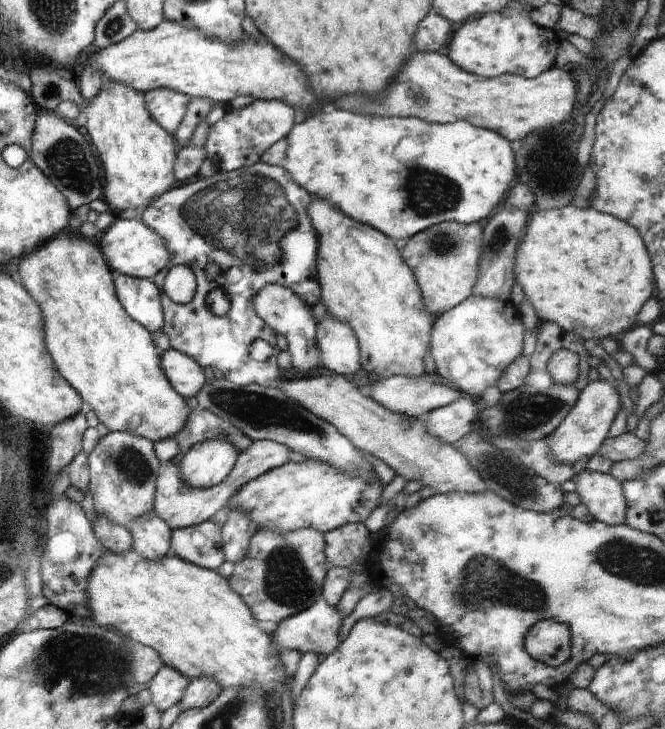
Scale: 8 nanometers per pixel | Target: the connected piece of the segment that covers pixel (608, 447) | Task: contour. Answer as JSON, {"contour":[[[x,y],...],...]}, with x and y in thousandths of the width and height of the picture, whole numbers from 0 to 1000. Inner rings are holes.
{"contour":[[[943,591],[932,598],[913,599],[907,609],[902,609],[902,615],[896,617],[895,623],[902,623],[922,635],[929,635],[935,631],[959,628],[968,617],[971,617],[968,604]]]}

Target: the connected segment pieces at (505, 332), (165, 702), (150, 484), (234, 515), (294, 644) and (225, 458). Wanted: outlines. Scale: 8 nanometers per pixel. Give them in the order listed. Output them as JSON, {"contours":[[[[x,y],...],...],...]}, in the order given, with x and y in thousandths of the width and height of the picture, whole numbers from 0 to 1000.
{"contours":[[[[707,405],[674,428],[654,433],[650,453],[647,453],[645,477],[656,498],[657,519],[692,535],[699,543],[708,543],[723,551],[725,538],[737,529],[747,529],[749,519],[785,486],[789,453],[782,425],[768,413],[755,414],[743,409]]],[[[244,912],[244,916],[229,930],[223,944],[226,955],[229,955],[229,966],[244,978],[253,974],[274,960],[277,947],[283,944],[286,934],[283,927],[271,925],[268,919]]],[[[165,591],[144,609],[141,617],[131,623],[135,647],[134,674],[138,689],[149,708],[156,708],[198,727],[198,716],[230,700],[235,657],[239,650],[241,631],[232,623],[232,609],[220,601],[180,591]]],[[[349,697],[334,723],[334,757],[343,771],[358,771],[373,760],[376,738],[385,733],[388,719],[361,697]]],[[[486,820],[475,824],[466,834],[418,853],[418,860],[406,870],[412,886],[423,893],[451,892],[454,896],[472,894],[472,897],[492,897],[502,894],[511,879],[511,859],[514,859],[514,842],[505,833],[496,831]]],[[[340,601],[292,609],[274,626],[271,647],[286,669],[319,669],[334,664],[349,647],[361,617]]]]}

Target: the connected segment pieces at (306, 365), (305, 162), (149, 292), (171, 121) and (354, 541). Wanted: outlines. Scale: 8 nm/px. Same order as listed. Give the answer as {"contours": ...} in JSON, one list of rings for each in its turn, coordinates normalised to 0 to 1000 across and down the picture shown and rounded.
{"contours":[[[[400,390],[382,406],[380,416],[385,431],[411,451],[415,460],[424,458],[433,468],[439,503],[454,513],[466,513],[483,502],[481,481],[475,475],[477,439],[469,431],[471,421],[466,417],[460,417],[448,403],[442,403],[436,395],[421,390]]],[[[496,143],[486,154],[478,154],[469,159],[465,156],[462,163],[453,169],[442,169],[439,178],[430,187],[433,192],[433,203],[430,204],[430,217],[427,217],[427,230],[433,233],[438,244],[448,255],[462,261],[468,267],[484,274],[499,277],[514,294],[520,294],[523,299],[535,302],[544,307],[553,307],[565,316],[583,324],[583,326],[597,329],[614,329],[623,321],[629,321],[633,316],[641,316],[654,307],[668,303],[686,303],[698,307],[710,307],[711,305],[729,306],[731,302],[758,278],[761,265],[770,257],[770,247],[776,239],[773,225],[774,209],[770,207],[767,193],[747,181],[737,177],[722,176],[701,166],[681,166],[680,169],[662,170],[647,169],[629,162],[598,162],[580,160],[565,162],[565,159],[544,159],[544,156],[529,156],[520,151],[499,151]]],[[[183,376],[171,377],[171,395],[195,436],[227,457],[247,447],[247,428],[241,401],[230,387]]],[[[238,121],[218,126],[217,134],[226,159],[260,185],[280,156],[286,133],[256,121]]],[[[547,717],[517,719],[517,722],[489,730],[487,746],[490,746],[490,752],[487,752],[487,763],[490,763],[495,778],[529,779],[535,774],[535,768],[546,770],[559,750],[556,734],[558,731],[547,722]]]]}

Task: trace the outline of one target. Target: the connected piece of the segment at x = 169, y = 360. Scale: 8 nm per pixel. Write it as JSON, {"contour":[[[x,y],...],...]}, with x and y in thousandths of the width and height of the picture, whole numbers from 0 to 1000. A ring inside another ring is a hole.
{"contour":[[[256,476],[242,484],[242,503],[262,531],[262,535],[278,547],[289,546],[301,538],[310,525],[305,505],[286,487]]]}

